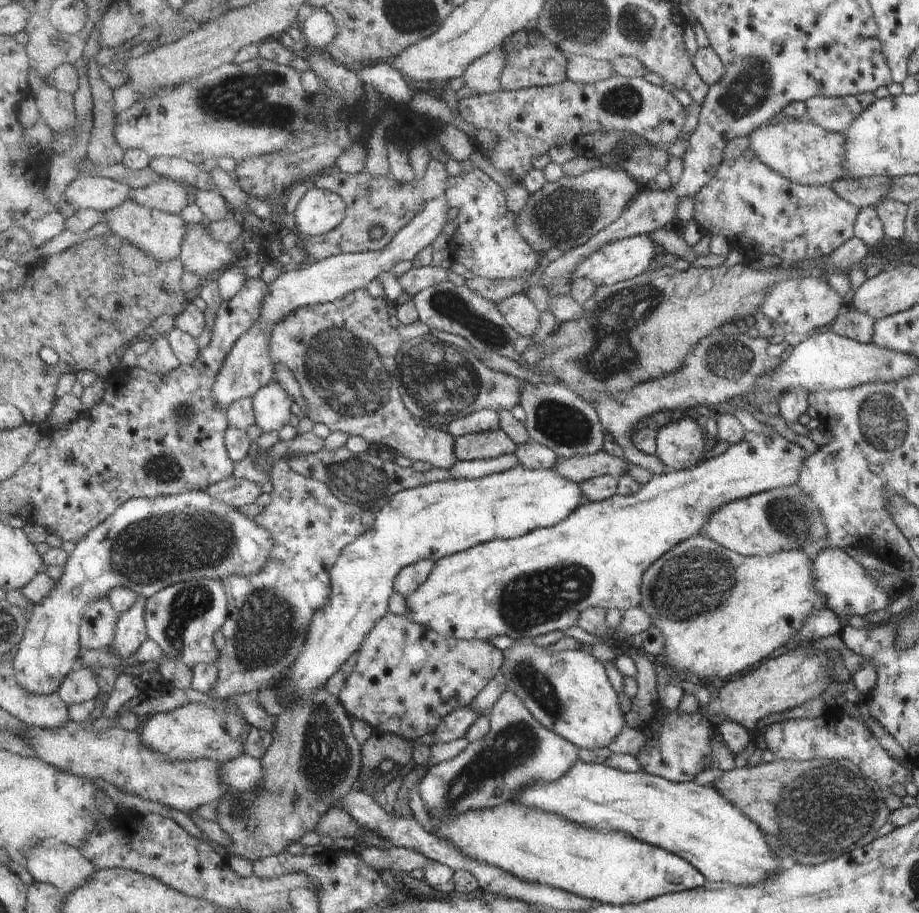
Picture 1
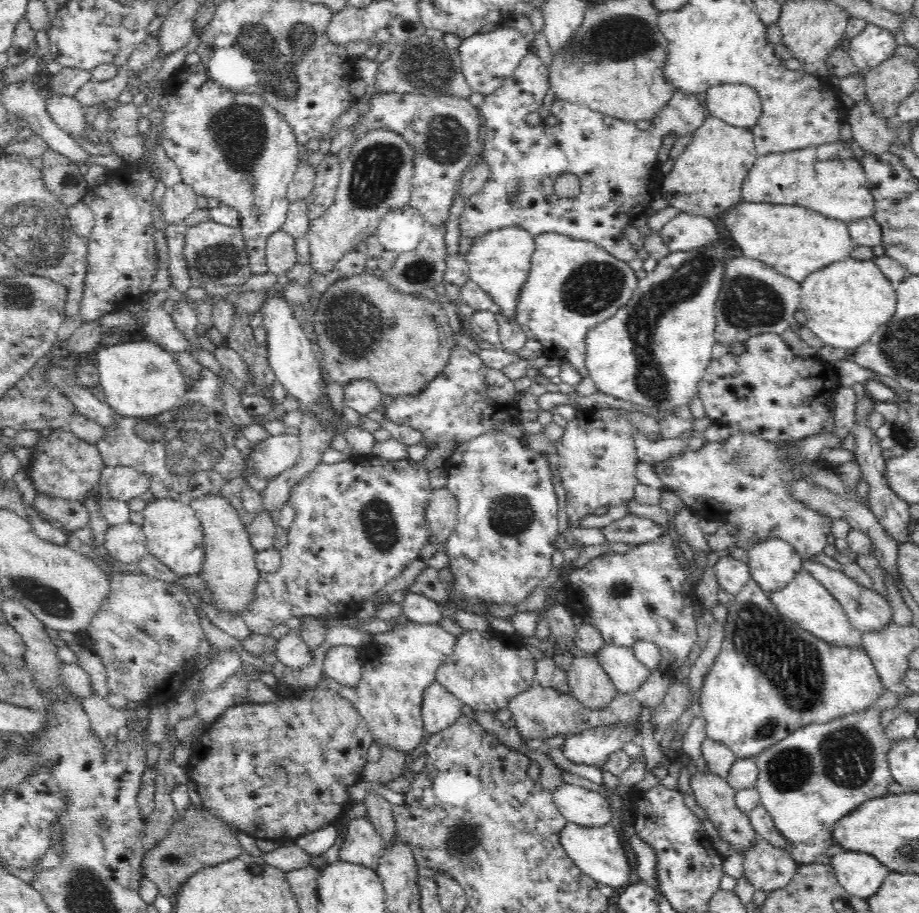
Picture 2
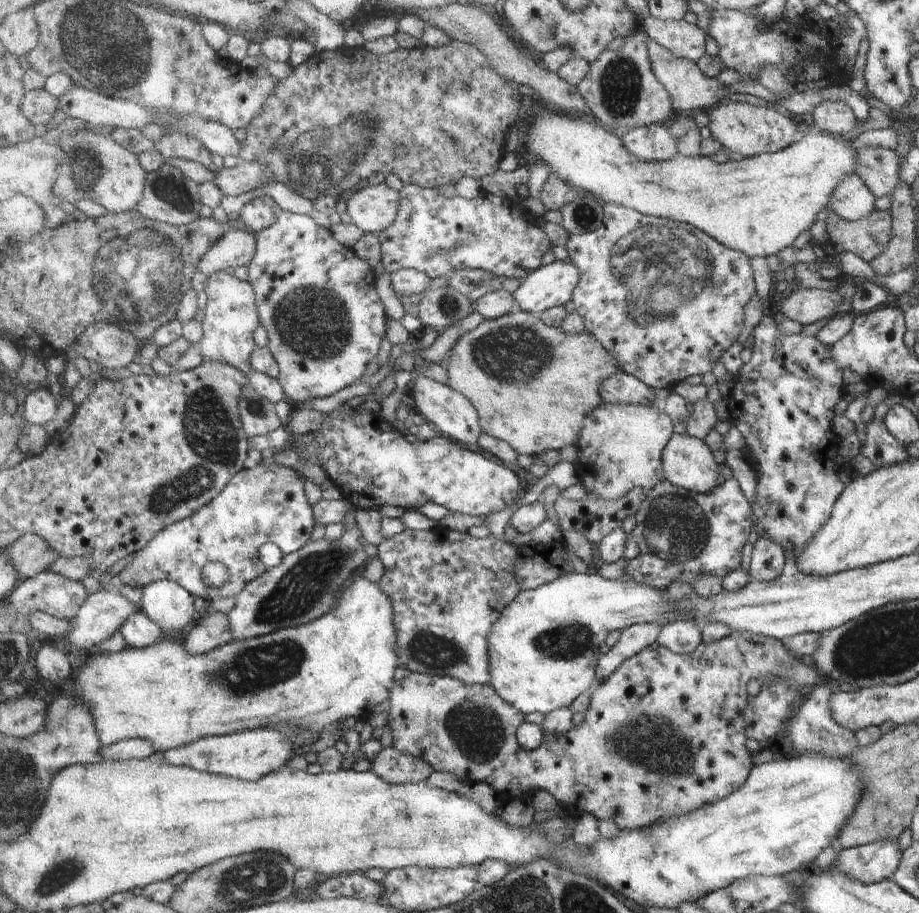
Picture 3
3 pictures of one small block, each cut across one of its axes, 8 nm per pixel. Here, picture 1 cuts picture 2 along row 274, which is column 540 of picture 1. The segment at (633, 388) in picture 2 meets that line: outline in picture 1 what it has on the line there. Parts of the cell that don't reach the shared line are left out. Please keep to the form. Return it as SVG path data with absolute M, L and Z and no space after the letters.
M527 638L503 652L502 675L506 689L521 698L543 726L569 739L580 750L609 746L623 726L627 726L605 665L589 652L582 649L551 651Z

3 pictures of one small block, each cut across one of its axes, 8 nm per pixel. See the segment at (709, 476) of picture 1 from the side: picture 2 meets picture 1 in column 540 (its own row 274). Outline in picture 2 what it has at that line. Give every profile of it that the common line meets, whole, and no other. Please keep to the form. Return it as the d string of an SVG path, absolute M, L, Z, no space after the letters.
M544 233L535 237L535 252L531 259L528 280L518 300L516 322L530 340L538 340L545 354L559 361L569 361L584 378L586 368L586 336L597 324L607 321L618 309L628 304L639 279L628 262L615 258L595 242L579 241L558 233Z

